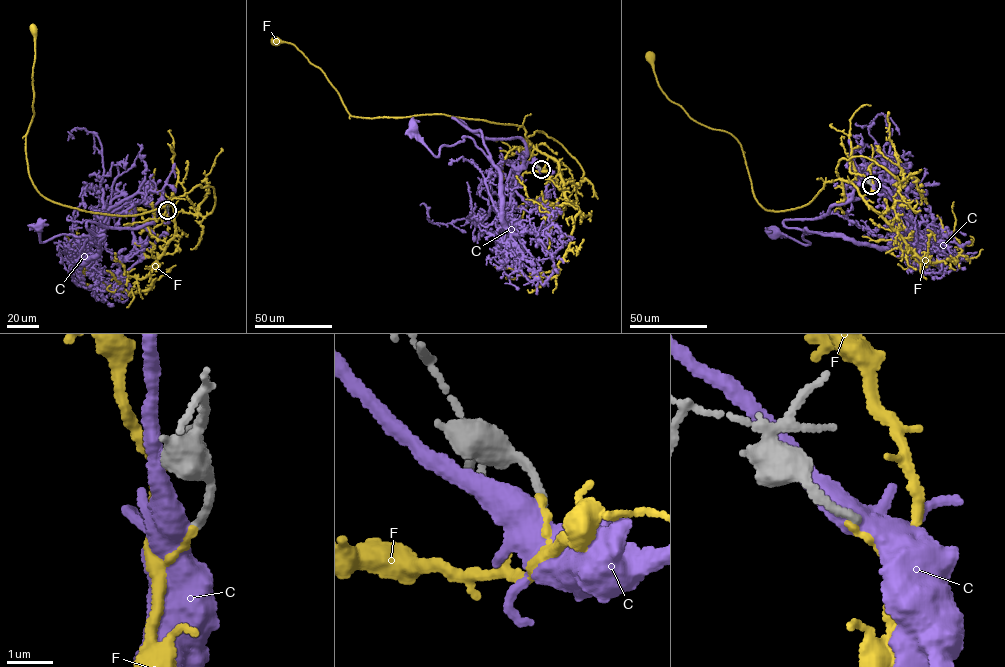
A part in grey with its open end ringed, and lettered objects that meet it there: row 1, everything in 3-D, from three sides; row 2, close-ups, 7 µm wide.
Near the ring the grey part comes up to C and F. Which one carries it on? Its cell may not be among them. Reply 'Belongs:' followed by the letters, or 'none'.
Belongs: none

